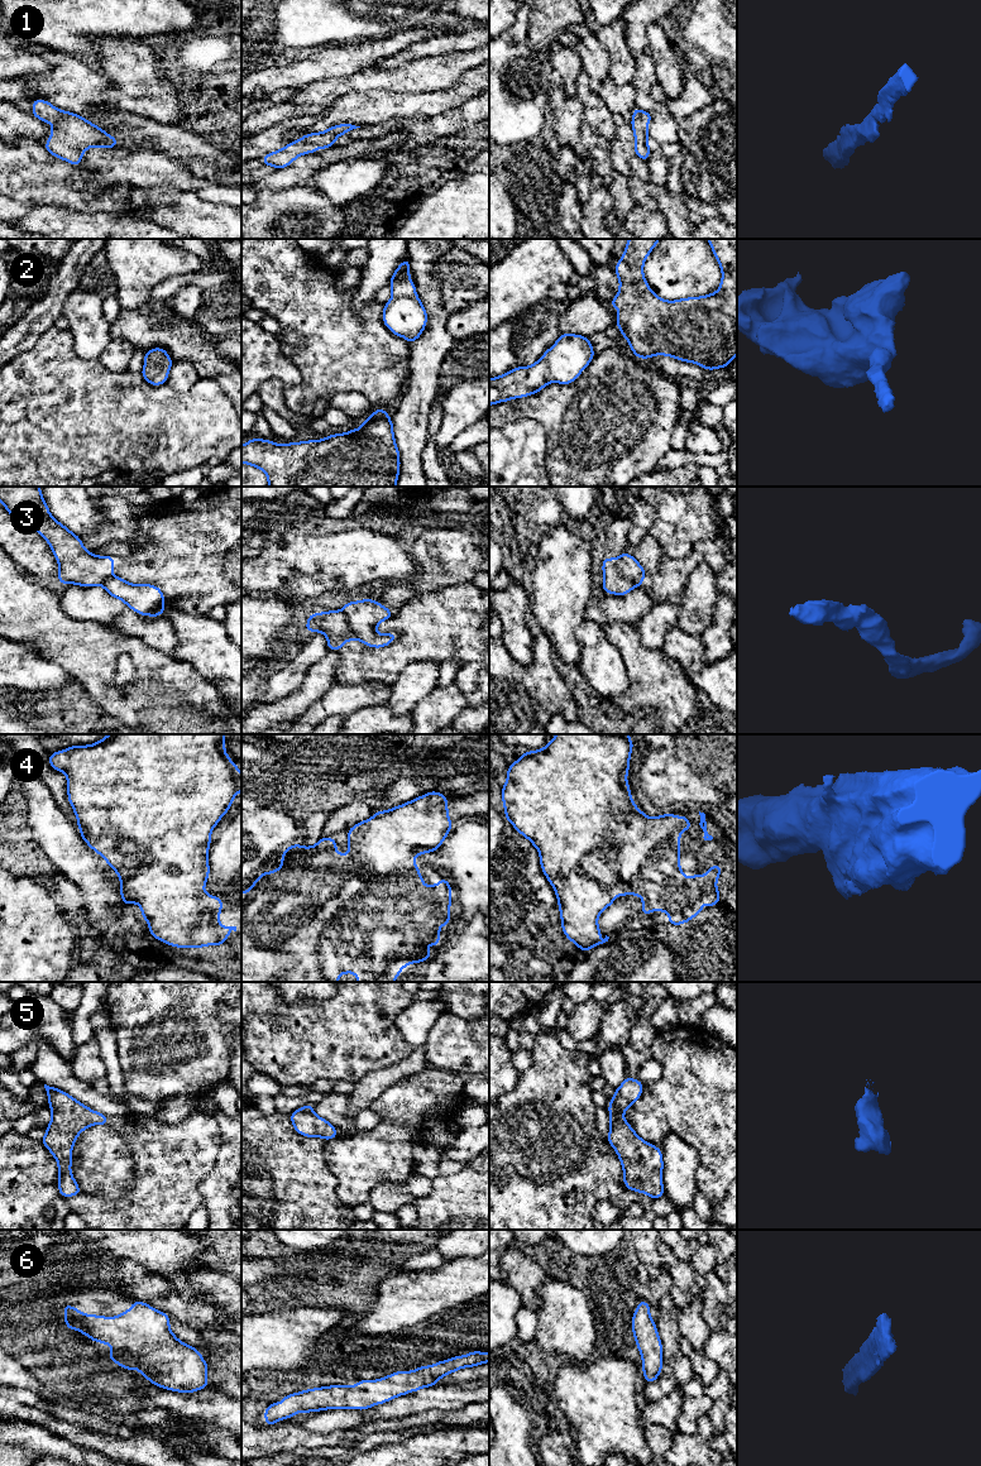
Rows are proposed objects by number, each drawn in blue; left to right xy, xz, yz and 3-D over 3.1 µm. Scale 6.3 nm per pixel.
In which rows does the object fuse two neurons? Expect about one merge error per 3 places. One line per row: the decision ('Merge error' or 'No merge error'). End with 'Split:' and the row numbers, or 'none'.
1: No merge error
2: No merge error
3: Merge error
4: No merge error
5: No merge error
6: No merge error
Split: 3

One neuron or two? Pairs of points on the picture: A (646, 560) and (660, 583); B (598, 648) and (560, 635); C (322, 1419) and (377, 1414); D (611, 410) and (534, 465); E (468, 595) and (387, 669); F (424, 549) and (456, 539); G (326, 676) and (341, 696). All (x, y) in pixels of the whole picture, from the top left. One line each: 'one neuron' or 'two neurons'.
A: two neurons
B: two neurons
C: one neuron
D: two neurons
E: one neuron
F: one neuron
G: two neurons

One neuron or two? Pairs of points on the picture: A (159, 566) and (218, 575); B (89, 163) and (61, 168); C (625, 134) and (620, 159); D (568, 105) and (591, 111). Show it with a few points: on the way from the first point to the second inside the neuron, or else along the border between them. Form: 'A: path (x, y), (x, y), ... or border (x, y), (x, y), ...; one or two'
A: path (173, 566), (204, 566); one
B: border (75, 167), (81, 180), (96, 176), (103, 181); two
C: path (623, 140), (621, 153); one
D: border (574, 96), (582, 104), (583, 124); two

